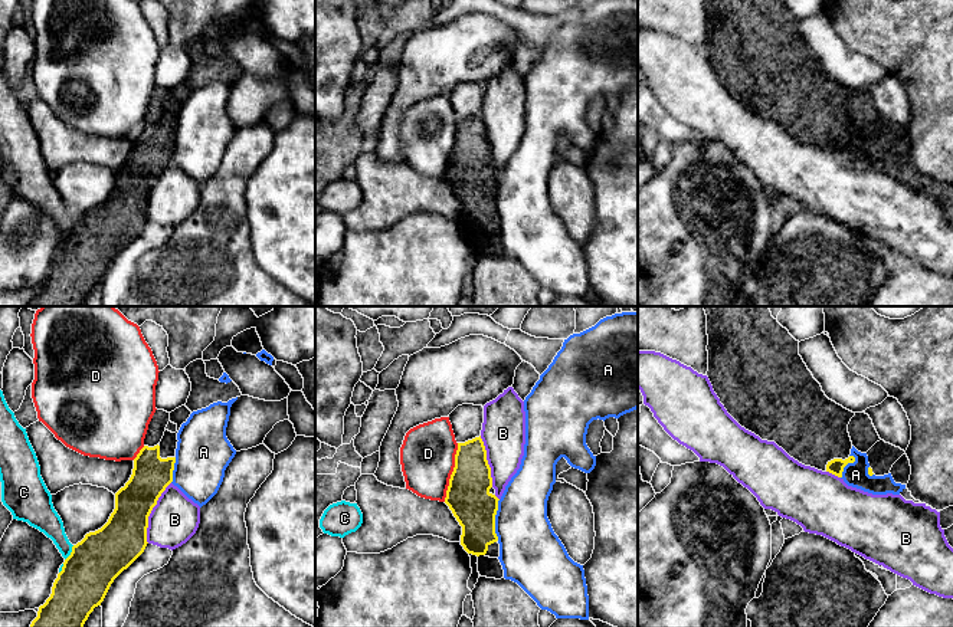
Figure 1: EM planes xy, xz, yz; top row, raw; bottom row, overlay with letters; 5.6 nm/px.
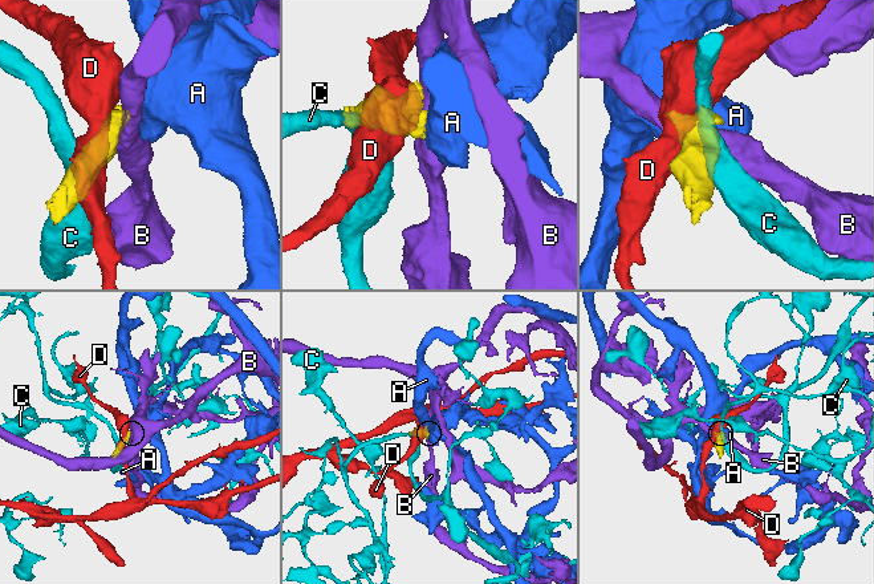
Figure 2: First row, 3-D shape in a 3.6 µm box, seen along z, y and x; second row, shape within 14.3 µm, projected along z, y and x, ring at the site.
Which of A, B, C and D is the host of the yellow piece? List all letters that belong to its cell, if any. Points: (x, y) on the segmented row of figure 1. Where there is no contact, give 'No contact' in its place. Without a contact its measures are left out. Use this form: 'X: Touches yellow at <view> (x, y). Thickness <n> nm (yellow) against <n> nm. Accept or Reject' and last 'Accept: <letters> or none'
A: Touches yellow at xz (494, 519). Thickness 240 nm (yellow) against 340 nm. Reject
B: Touches yellow at xy (150, 512). Thickness 260 nm (yellow) against 280 nm. Reject
C: Touches yellow at xy (71, 552). Thickness 280 nm (yellow) against 150 nm. Reject
D: Touches yellow at xz (452, 472). Thickness 240 nm (yellow) against 300 nm. Reject
Accept: none

